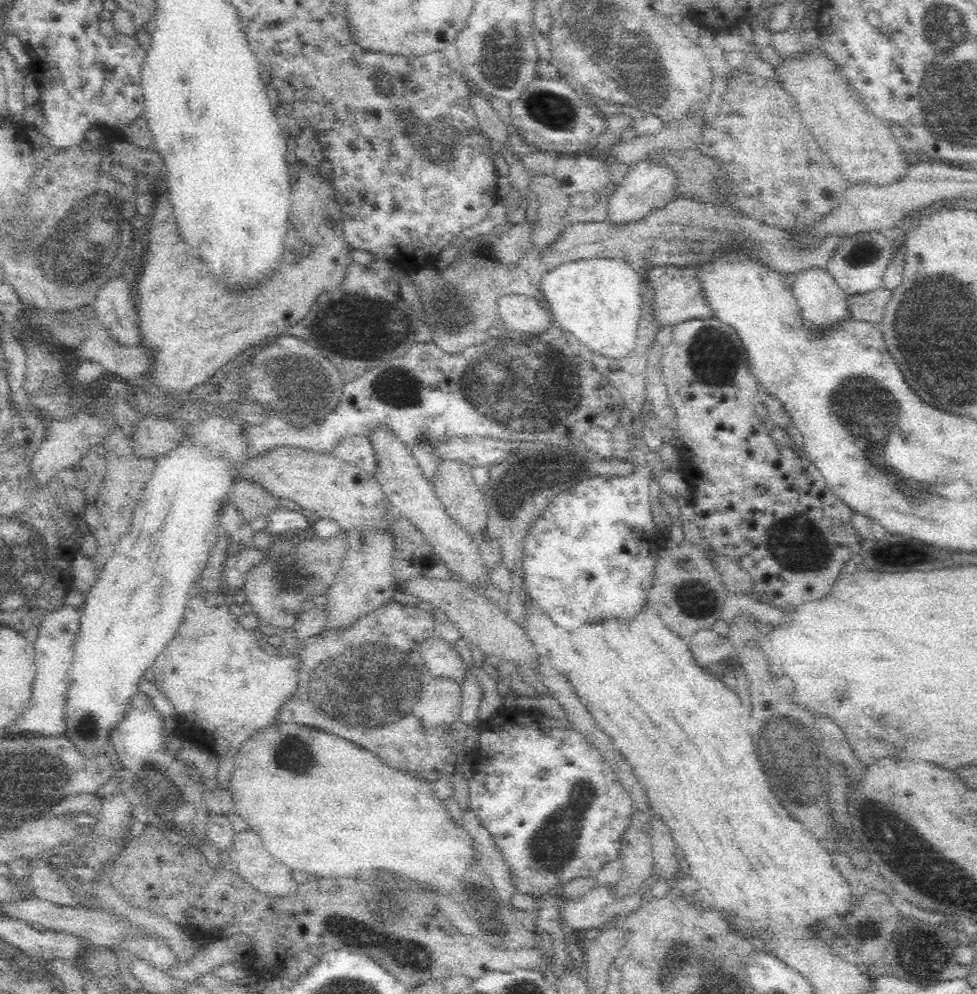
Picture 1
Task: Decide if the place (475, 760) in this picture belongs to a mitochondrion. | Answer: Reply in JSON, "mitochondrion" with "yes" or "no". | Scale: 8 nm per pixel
{"mitochondrion":"no"}

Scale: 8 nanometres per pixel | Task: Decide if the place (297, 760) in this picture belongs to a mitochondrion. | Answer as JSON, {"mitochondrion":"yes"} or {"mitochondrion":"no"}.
{"mitochondrion":"yes"}

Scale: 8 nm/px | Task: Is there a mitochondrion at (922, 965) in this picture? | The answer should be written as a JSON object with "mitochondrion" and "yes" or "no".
{"mitochondrion":"yes"}

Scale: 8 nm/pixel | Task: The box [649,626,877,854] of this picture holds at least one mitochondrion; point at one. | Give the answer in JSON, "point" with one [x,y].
{"point":[787,777]}

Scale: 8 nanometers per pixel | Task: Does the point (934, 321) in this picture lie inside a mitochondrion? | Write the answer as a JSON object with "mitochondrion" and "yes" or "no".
{"mitochondrion":"yes"}

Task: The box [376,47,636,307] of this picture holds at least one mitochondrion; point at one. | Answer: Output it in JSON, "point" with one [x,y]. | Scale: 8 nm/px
{"point":[552,110]}

